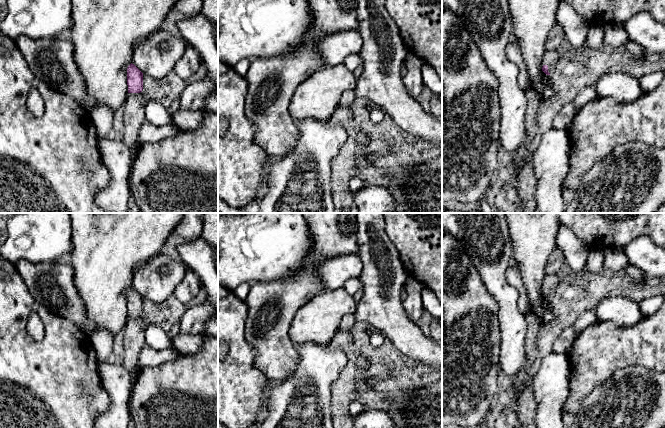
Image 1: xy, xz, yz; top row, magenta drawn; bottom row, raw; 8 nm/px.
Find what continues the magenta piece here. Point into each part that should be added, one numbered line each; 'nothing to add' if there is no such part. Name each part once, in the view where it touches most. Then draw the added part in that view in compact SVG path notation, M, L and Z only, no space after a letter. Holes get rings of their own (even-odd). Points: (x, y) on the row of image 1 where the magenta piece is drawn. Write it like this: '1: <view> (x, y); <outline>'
1: yz (550, 57); M557 49L547 51L543 57L543 65L548 66L548 72L551 74L554 71L557 62Z

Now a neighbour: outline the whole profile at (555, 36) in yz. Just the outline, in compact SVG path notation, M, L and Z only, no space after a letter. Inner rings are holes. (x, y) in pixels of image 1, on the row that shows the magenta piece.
M556 22L555 26L549 32L544 44L545 52L557 49L560 42L564 39L564 31L562 26Z

